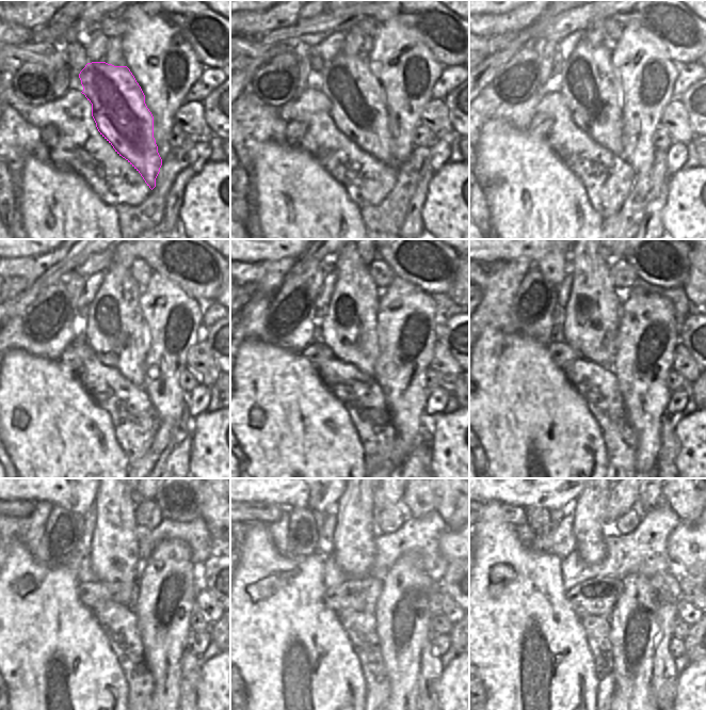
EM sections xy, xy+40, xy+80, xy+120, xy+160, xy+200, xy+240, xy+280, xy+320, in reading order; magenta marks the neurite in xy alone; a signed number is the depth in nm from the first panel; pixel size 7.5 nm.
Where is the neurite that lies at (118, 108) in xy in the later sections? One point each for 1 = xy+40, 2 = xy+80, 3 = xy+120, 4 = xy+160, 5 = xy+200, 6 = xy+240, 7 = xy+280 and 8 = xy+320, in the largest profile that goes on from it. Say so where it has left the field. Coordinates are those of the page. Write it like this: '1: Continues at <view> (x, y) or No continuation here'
1: Continues at xy+40 (357, 108)
2: Continues at xy+80 (589, 84)
3: Continues at xy+120 (116, 332)
4: Continues at xy+160 (350, 329)
5: Continues at xy+200 (591, 326)
6: Continues at xy+240 (114, 555)
7: Continues at xy+280 (354, 552)
8: Continues at xy+320 (591, 504)

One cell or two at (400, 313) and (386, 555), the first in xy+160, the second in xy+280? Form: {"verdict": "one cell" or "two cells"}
{"verdict": "two cells"}

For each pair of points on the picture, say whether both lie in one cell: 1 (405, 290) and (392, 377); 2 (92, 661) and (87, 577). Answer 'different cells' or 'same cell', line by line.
1: same cell
2: different cells

